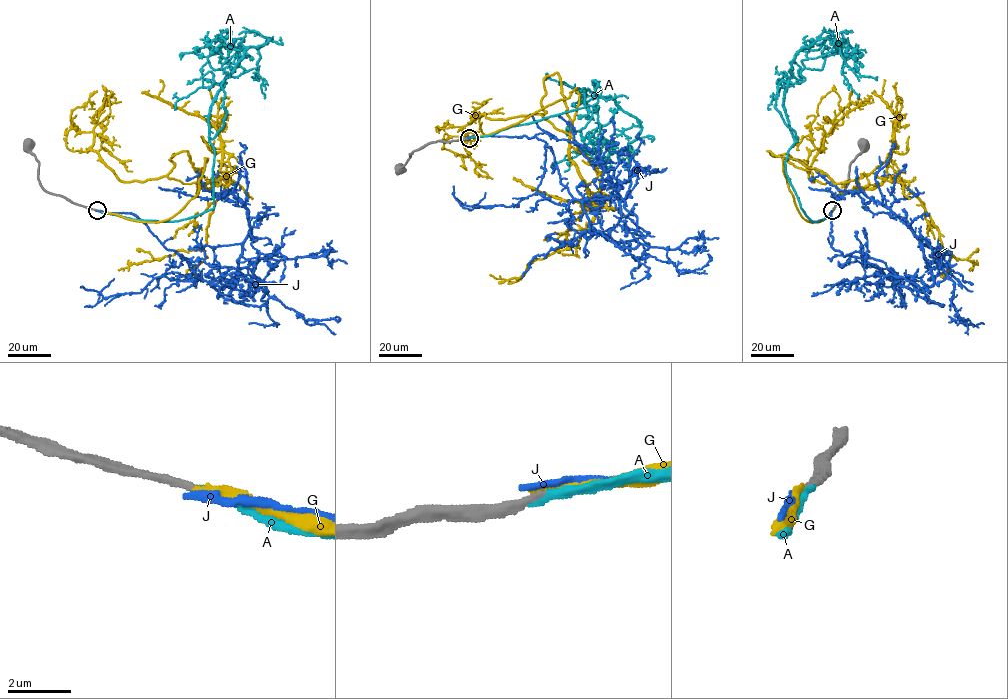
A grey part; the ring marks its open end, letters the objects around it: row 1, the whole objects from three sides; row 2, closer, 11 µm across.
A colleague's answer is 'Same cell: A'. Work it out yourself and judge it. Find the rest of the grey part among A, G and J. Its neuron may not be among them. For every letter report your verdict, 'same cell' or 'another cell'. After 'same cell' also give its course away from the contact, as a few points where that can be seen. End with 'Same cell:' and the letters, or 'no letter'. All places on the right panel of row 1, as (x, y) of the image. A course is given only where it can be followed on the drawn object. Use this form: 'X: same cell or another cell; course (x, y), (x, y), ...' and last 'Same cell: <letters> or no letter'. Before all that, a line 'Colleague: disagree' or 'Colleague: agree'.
Colleague: agree
A: same cell; course (832, 210), (811, 220), (786, 172), (794, 143), (783, 105), (792, 60), (827, 38), (857, 76), (876, 77)
G: another cell
J: another cell
Same cell: A

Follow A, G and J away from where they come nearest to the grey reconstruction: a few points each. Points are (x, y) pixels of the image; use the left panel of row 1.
A: (97, 210), (173, 221), (211, 209), (212, 100), (243, 53), (269, 38), (257, 48), (259, 79), (251, 77)
G: (97, 210), (168, 220), (207, 158), (194, 169), (183, 151), (166, 175), (121, 181), (71, 123), (95, 104)
J: (97, 210), (135, 214), (198, 278), (232, 286), (250, 229), (243, 203), (226, 190), (158, 187)

